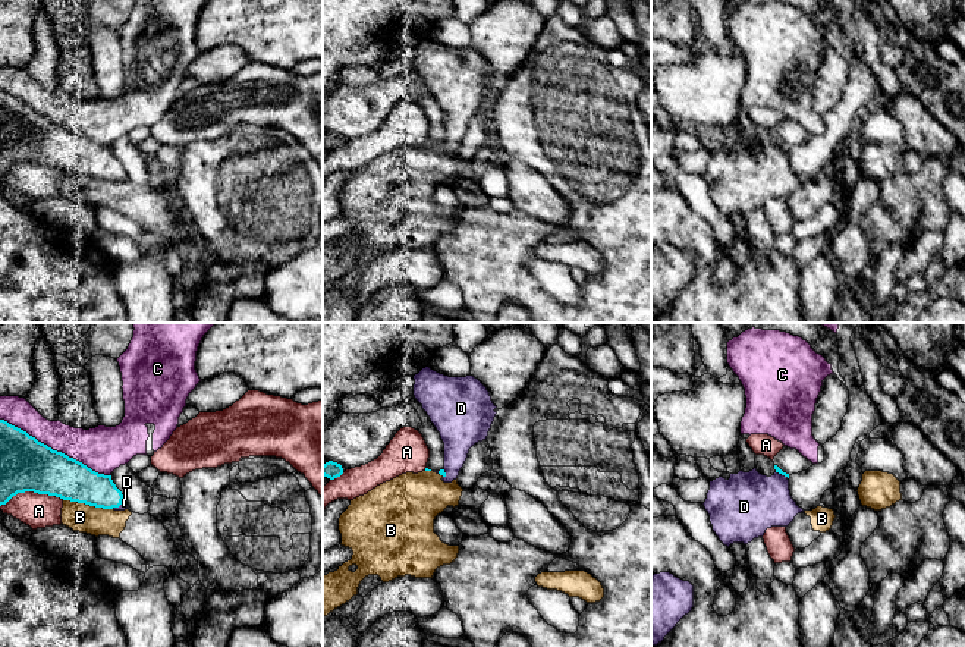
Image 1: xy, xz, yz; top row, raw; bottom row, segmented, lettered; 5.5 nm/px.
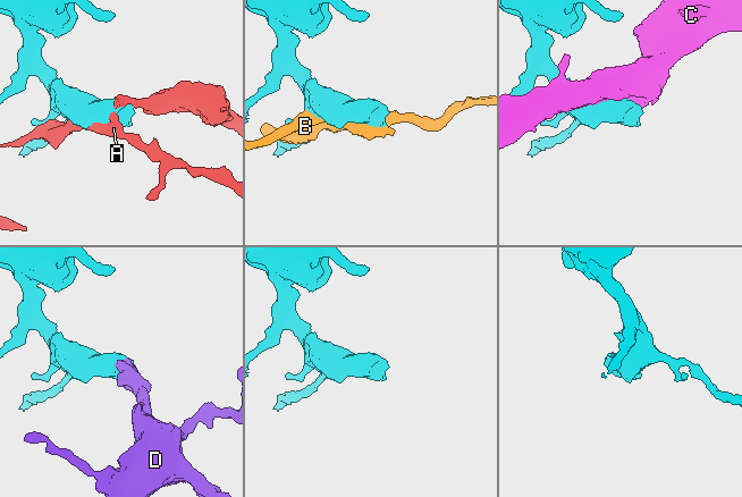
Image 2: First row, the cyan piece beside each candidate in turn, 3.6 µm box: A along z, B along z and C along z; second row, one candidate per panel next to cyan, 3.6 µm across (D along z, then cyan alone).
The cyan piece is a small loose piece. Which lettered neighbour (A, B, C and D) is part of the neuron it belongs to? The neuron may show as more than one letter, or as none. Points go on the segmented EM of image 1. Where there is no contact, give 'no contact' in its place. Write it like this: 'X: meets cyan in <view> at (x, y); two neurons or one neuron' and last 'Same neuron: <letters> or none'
A: meets cyan in xy at (31, 490); two neurons
B: meets cyan in xy at (88, 503); two neurons
C: meets cyan in xy at (56, 451); two neurons
D: meets cyan in xy at (118, 506); one neuron
Same neuron: D

